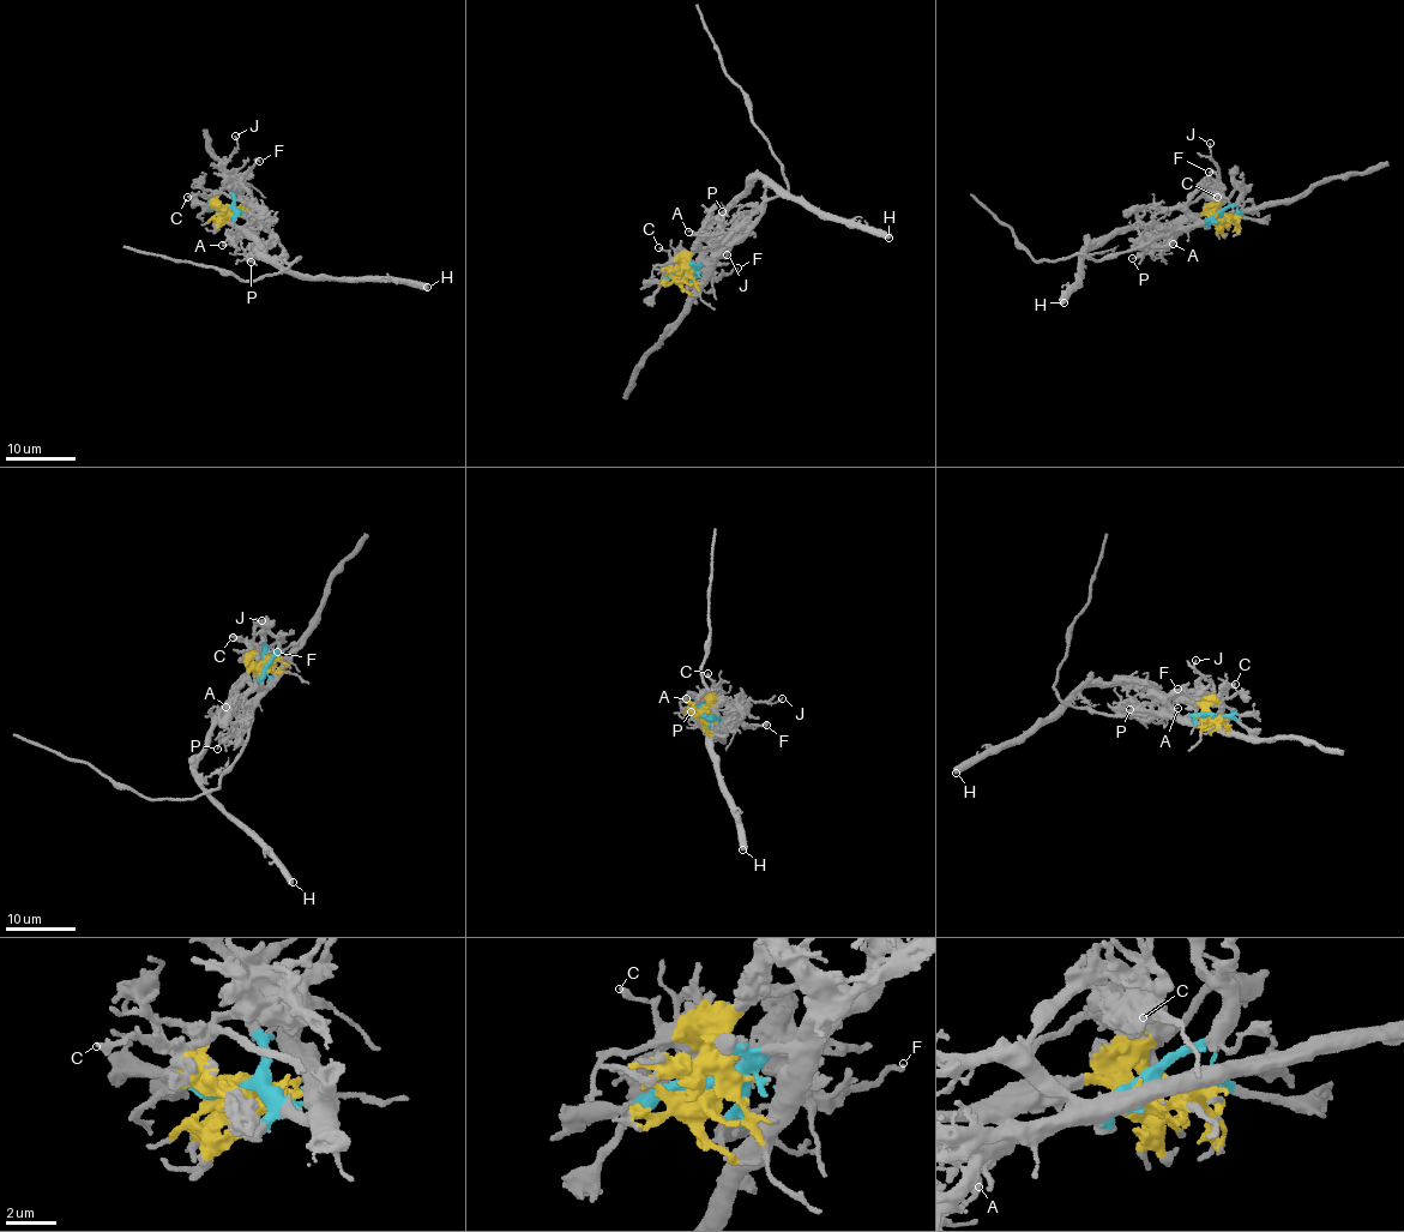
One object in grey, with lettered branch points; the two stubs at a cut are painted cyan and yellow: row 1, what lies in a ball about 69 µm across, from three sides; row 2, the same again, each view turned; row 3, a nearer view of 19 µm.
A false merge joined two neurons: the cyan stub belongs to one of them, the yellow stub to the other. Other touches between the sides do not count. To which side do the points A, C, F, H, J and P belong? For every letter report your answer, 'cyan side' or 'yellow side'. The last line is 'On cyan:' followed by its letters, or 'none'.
A: cyan side
C: yellow side
F: yellow side
H: yellow side
J: yellow side
P: cyan side
On cyan: A, P

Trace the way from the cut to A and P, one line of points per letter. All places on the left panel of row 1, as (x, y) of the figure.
A: (224, 208), (239, 209), (247, 223), (222, 245)
P: (224, 208), (239, 209), (248, 220), (257, 242), (247, 256), (251, 263)

